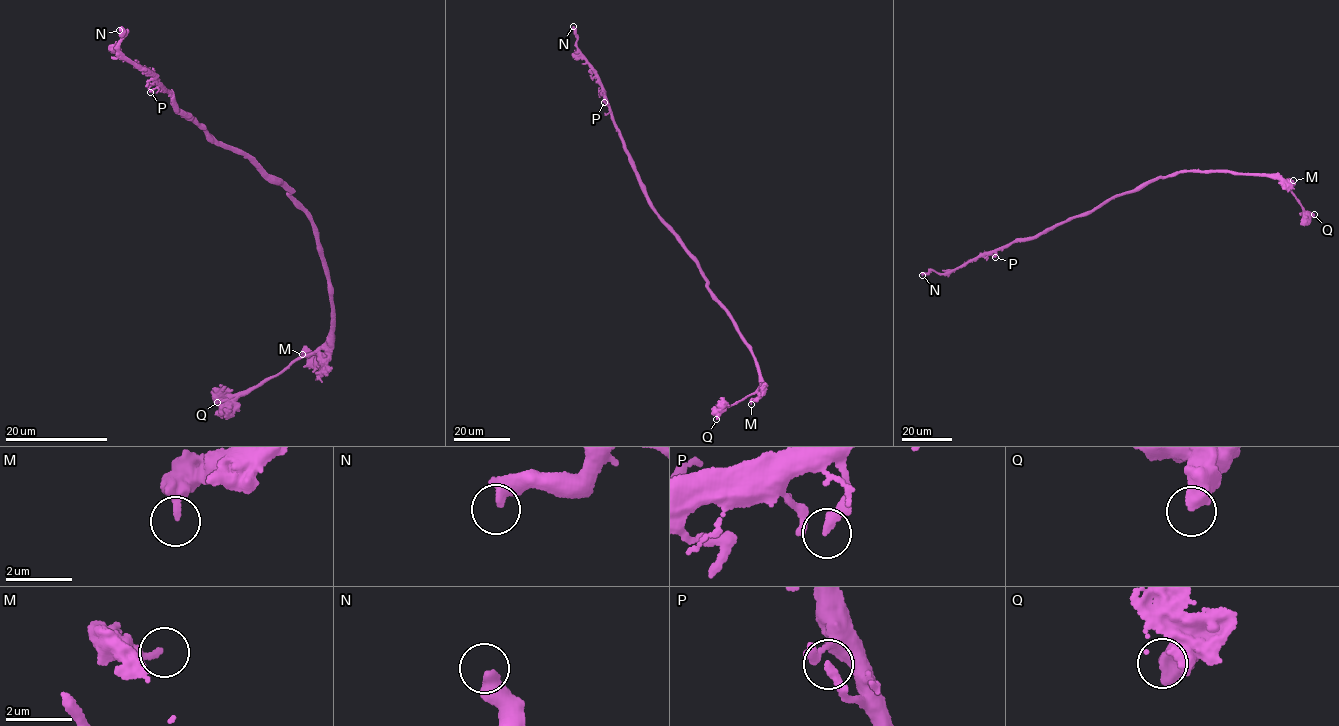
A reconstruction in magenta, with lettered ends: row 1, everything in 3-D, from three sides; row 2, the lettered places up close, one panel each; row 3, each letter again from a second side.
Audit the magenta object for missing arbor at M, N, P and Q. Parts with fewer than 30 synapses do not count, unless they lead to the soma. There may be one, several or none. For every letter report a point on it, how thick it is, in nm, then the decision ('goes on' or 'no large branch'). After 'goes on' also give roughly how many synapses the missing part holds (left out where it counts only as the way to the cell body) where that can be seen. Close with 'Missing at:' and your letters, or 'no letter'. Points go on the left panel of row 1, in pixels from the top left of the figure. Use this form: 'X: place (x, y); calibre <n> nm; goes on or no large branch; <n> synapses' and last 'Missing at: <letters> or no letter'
M: place (302, 354); calibre 300 nm; no large branch
N: place (119, 30); calibre 480 nm; goes on
P: place (150, 92); calibre 280 nm; no large branch
Q: place (217, 402); calibre 550 nm; no large branch
Missing at: N

